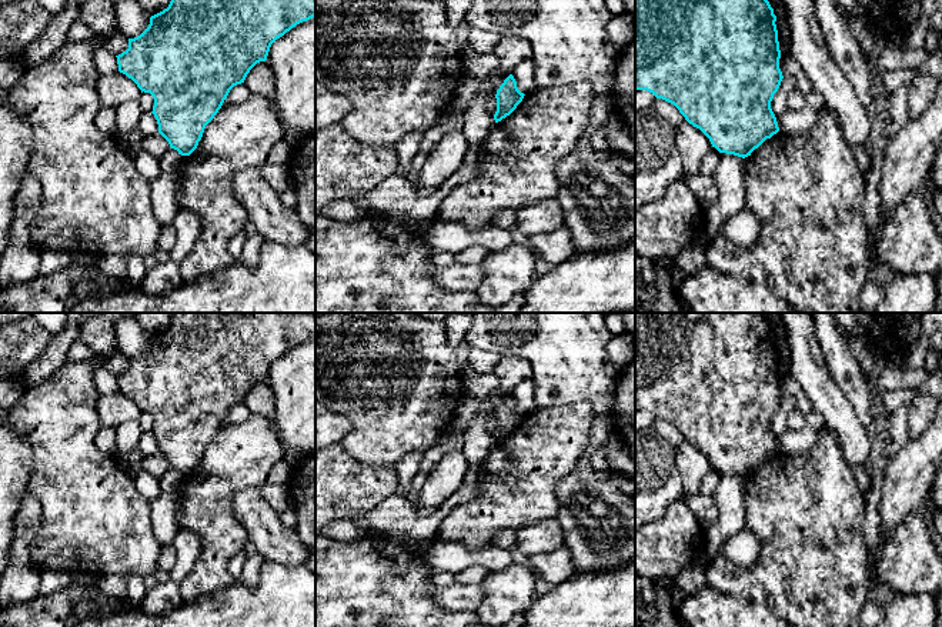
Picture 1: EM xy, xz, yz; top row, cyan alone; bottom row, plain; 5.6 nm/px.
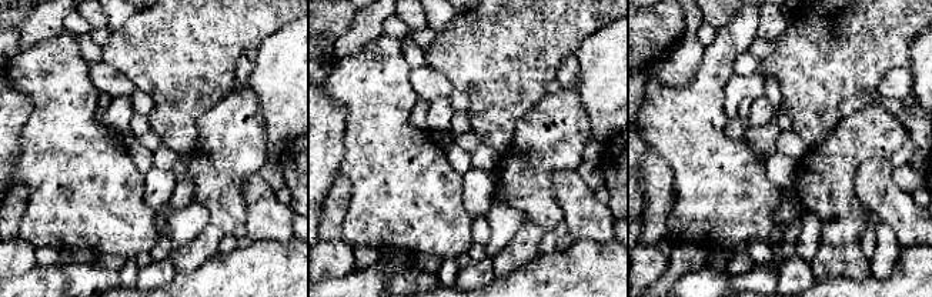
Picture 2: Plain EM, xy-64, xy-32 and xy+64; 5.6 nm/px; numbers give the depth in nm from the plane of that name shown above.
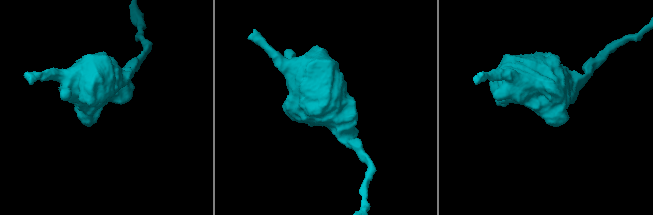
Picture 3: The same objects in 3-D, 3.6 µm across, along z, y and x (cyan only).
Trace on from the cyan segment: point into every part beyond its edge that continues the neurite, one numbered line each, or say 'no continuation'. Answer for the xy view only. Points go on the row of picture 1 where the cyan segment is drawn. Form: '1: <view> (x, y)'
no continuation

